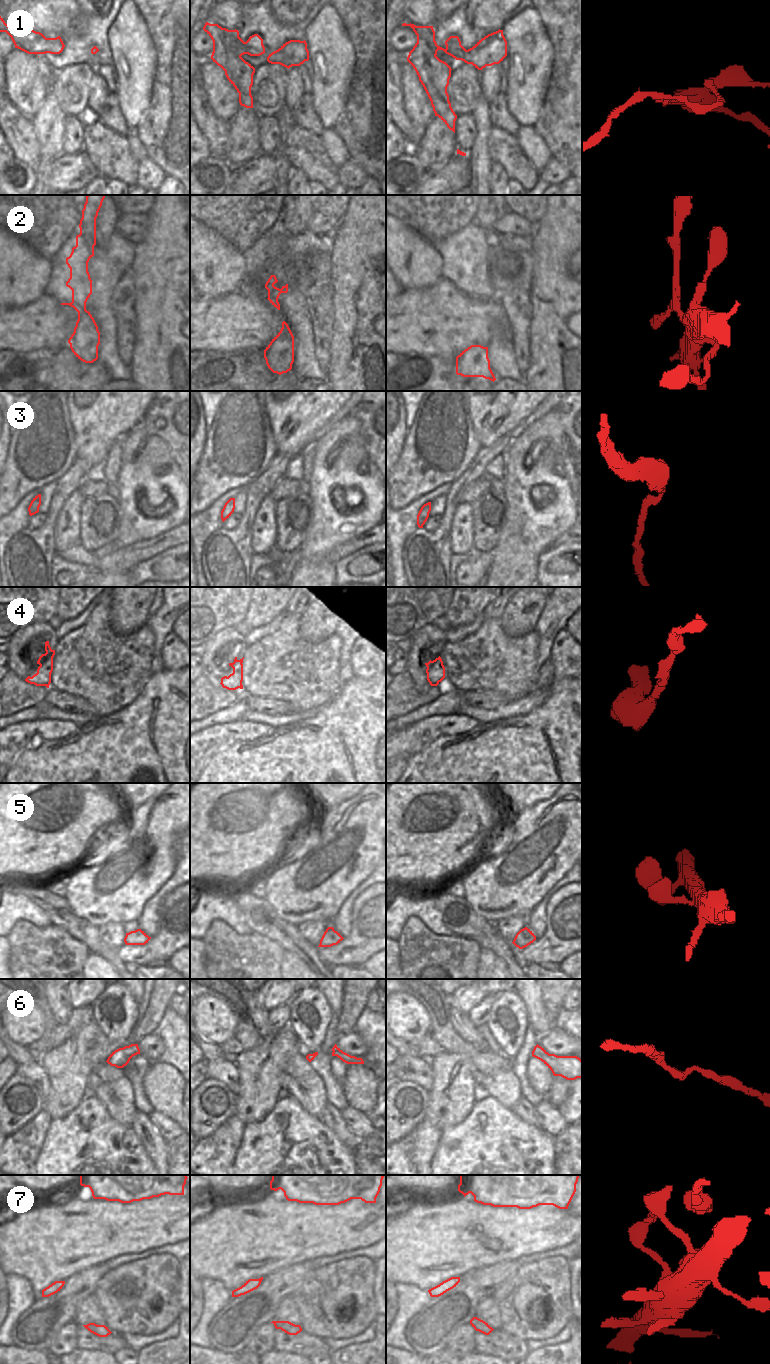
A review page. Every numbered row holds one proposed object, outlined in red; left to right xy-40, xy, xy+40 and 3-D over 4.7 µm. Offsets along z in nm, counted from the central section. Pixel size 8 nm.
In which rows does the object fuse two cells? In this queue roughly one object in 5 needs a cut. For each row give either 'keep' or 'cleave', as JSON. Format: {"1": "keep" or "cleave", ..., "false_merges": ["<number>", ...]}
{"1": "cleave", "2": "keep", "3": "keep", "4": "keep", "5": "keep", "6": "keep", "7": "keep", "false_merges": ["1"]}

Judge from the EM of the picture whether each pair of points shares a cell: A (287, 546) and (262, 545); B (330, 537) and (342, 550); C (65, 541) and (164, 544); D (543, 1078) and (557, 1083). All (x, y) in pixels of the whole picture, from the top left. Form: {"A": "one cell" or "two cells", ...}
{"A": "two cells", "B": "two cells", "C": "two cells", "D": "two cells"}

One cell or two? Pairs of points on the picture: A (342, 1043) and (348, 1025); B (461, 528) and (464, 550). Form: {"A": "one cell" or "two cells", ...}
{"A": "two cells", "B": "one cell"}

